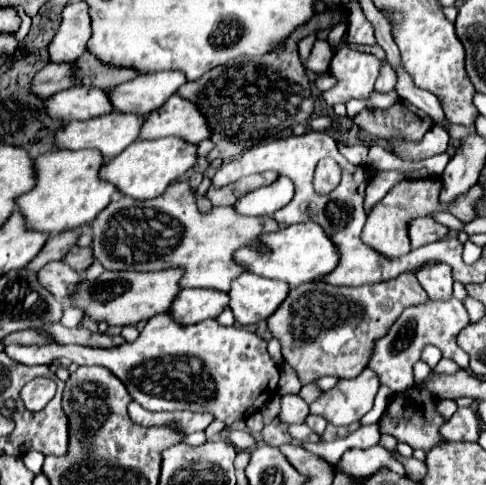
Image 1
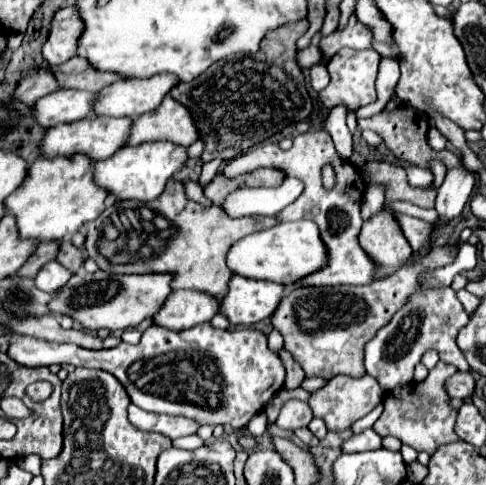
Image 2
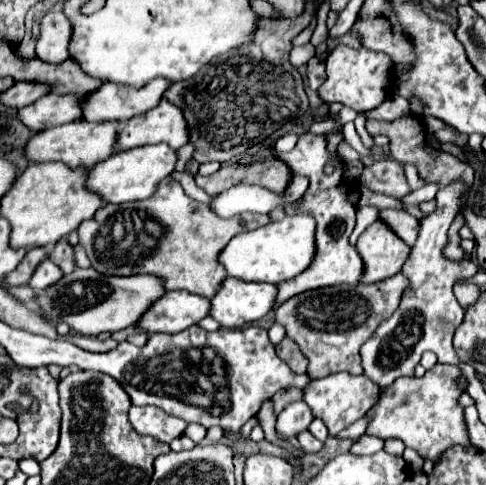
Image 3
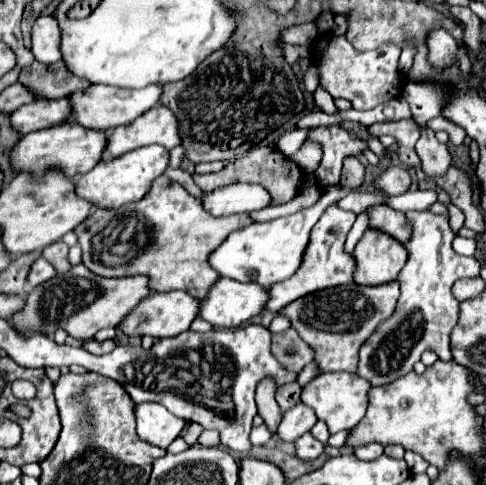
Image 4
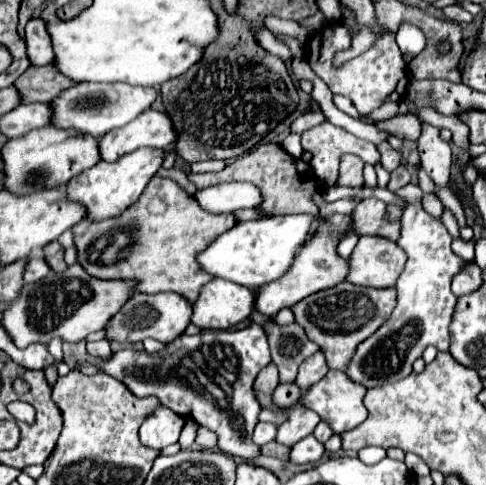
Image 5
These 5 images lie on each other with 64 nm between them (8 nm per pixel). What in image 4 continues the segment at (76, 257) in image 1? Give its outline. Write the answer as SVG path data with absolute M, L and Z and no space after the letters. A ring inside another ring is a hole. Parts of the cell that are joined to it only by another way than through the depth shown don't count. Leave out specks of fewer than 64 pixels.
M58 240L56 244L50 244L42 250L42 256L56 268L56 272L68 272L70 270L70 264L68 264L68 246Z

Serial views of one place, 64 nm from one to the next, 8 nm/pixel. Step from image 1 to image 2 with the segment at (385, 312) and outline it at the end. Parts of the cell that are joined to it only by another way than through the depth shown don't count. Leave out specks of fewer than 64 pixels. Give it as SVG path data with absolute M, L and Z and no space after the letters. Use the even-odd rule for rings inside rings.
M460 241L435 246L416 268L400 268L388 278L374 280L366 286L310 286L298 288L284 296L280 308L272 314L272 324L284 336L284 348L300 362L306 376L332 378L346 374L352 378L364 376L362 358L364 344L390 322L390 318L404 306L404 302L418 290L416 276L424 268L439 268L452 263L460 247Z

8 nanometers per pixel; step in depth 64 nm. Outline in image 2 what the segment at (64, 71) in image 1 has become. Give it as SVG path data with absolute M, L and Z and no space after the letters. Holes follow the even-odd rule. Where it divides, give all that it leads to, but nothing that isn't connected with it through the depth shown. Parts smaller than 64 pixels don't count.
M38 70L20 80L14 92L14 100L20 100L22 104L34 104L38 98L56 90L58 90L58 82L54 80L54 76L48 70Z

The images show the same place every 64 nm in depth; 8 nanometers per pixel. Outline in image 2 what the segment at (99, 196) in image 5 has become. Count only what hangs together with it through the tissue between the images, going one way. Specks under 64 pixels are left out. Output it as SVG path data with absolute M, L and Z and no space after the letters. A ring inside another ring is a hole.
M146 142L138 146L124 146L112 158L96 162L94 182L112 194L116 200L154 200L162 194L168 178L186 162L186 148L172 142Z

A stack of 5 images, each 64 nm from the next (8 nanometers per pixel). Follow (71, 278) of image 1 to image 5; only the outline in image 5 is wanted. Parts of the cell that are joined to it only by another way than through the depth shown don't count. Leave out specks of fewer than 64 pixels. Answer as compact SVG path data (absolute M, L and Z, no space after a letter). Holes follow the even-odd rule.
M34 256L34 258L28 258L26 262L26 270L24 270L24 280L30 284L30 282L38 282L40 278L44 278L46 274L50 272L50 266L46 264L46 260L42 256Z

